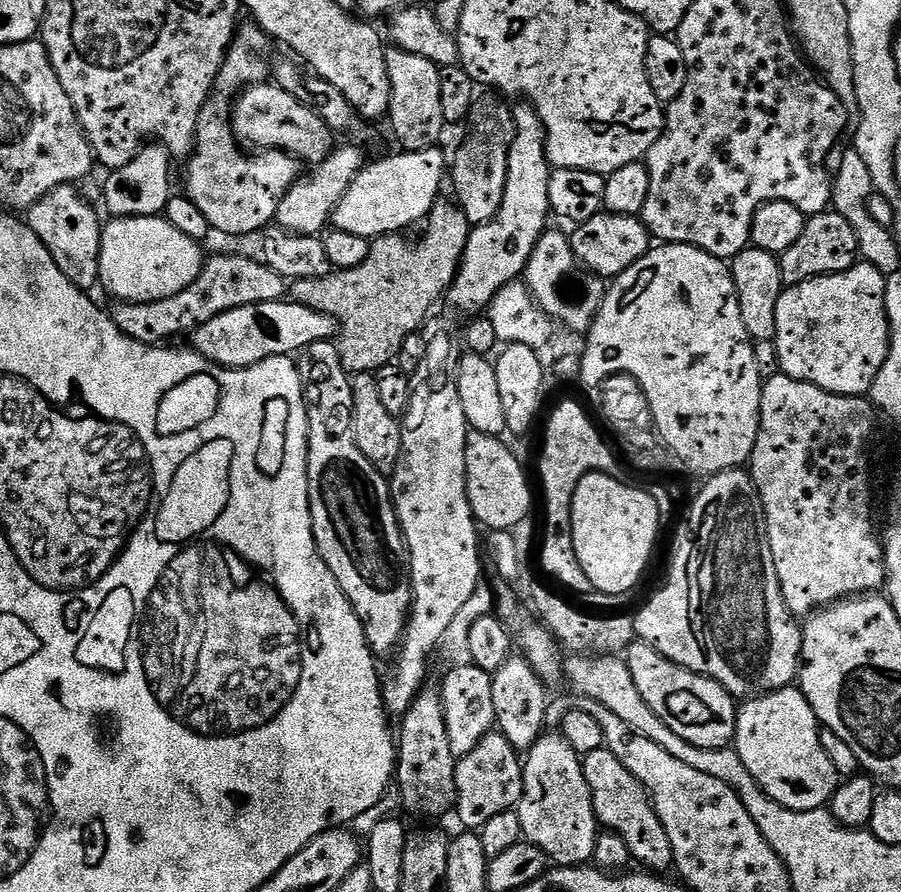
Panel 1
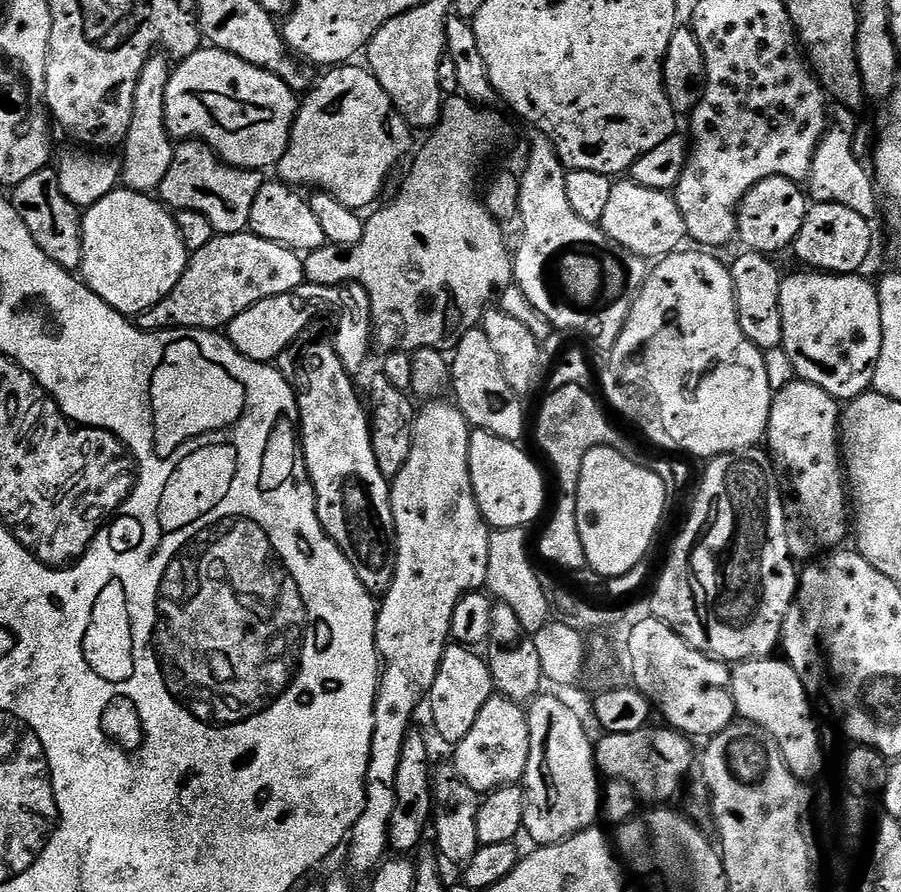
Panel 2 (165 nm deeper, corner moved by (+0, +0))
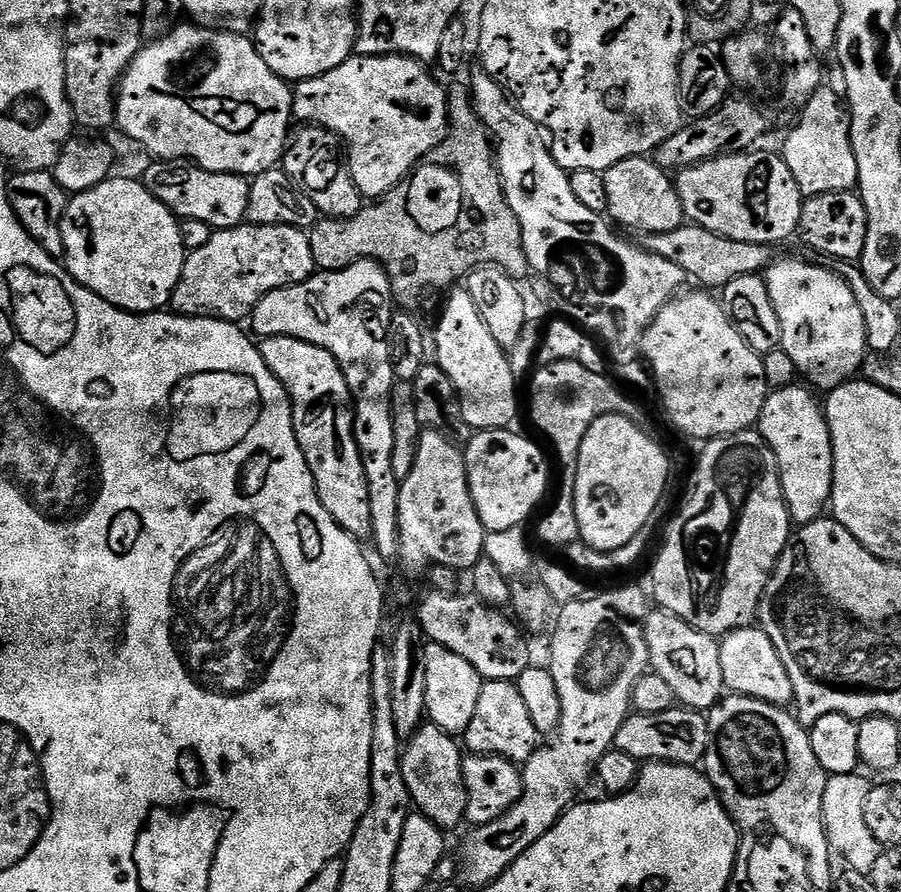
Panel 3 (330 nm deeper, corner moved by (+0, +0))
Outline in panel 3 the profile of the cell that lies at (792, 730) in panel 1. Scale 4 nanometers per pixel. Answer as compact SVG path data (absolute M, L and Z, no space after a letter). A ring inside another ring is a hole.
M759 626L739 628L729 632L719 641L722 658L722 678L724 687L729 693L737 696L758 698L762 702L791 705L794 701L794 686L790 682L790 674L786 674L786 666L774 650L774 642Z

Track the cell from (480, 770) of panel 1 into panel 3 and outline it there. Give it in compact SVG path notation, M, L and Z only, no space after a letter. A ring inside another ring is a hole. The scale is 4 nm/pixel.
M485 680L474 718L464 731L462 744L469 753L477 756L501 756L517 766L524 765L536 753L538 733L530 718L530 710L526 710L526 702L513 681Z

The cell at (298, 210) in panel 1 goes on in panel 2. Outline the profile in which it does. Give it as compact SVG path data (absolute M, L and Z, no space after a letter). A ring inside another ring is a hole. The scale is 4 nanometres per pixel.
M336 66L325 71L328 73L309 90L308 97L299 101L288 148L279 164L275 165L274 172L289 186L309 184L312 188L321 188L321 193L331 196L342 207L361 210L371 209L371 204L379 198L392 167L408 148L410 129L403 116L392 107L392 99L382 90L367 67L352 67L356 66Z

